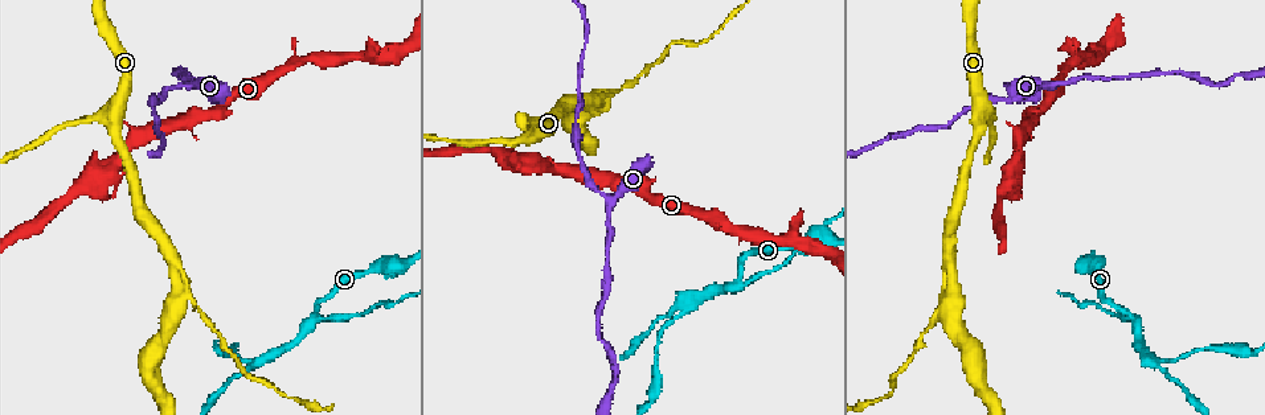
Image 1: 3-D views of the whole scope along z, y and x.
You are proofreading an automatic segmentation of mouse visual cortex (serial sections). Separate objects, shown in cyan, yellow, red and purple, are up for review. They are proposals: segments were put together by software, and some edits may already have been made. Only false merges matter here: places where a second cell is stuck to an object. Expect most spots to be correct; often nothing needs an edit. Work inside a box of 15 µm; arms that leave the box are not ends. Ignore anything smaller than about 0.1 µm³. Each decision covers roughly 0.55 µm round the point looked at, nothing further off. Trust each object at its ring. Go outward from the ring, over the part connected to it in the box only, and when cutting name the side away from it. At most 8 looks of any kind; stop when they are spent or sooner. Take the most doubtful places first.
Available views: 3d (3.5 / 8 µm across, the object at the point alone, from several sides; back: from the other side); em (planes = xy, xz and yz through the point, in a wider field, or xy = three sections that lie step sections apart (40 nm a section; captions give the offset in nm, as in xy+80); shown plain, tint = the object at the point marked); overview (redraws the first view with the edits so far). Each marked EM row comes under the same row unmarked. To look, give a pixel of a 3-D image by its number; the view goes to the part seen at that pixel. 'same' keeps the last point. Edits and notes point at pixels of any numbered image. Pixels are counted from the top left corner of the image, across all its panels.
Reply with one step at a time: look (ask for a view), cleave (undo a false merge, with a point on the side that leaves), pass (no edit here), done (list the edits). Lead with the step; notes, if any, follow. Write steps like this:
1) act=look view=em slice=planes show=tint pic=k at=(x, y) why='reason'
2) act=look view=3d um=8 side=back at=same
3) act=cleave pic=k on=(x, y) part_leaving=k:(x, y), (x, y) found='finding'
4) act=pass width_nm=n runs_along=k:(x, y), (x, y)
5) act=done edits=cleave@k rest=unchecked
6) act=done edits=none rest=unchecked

act=look view=em slice=xy step=3 show=tint pic=1 at=(611, 199) why='a fork'

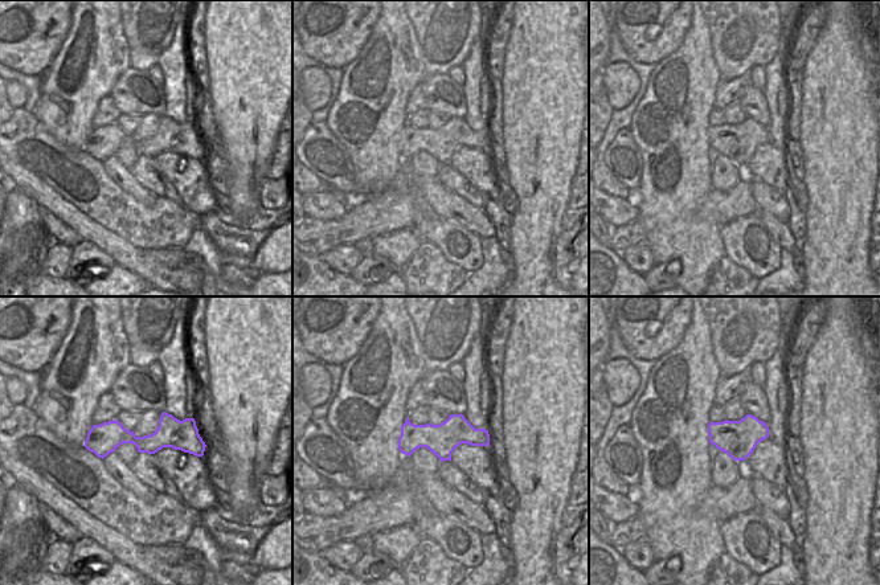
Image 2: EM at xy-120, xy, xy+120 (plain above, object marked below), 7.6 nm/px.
act=look view=3d um=3.5 at=same why='wider look'

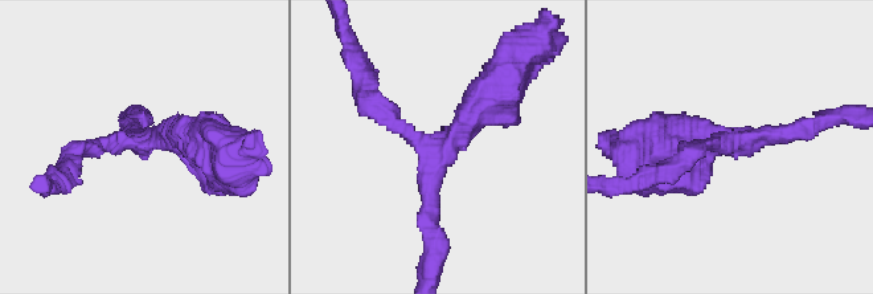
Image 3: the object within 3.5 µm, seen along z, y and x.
act=pass arm_widths_nm=200,200,350 runs_along=3:(500, 88), (439, 152), (430, 233) found='continuous, no second cell'

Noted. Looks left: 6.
act=look view=3d um=3.5 pic=1 at=(1130, 318) why='abrupt turn'

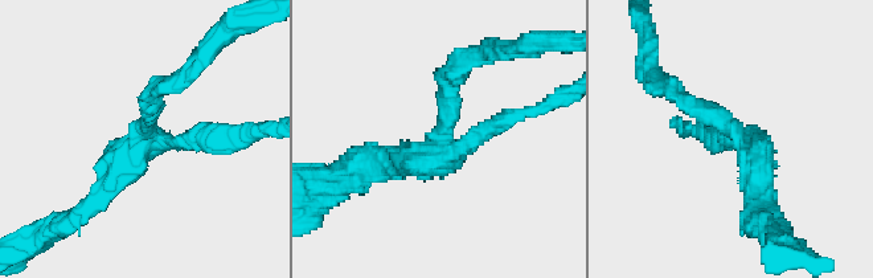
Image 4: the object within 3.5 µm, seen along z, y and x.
act=look view=em slice=xy step=2 show=tint pic=4 at=(439, 143) arms=3 arm_widths_nm=200,200,350 why='need the tissue'

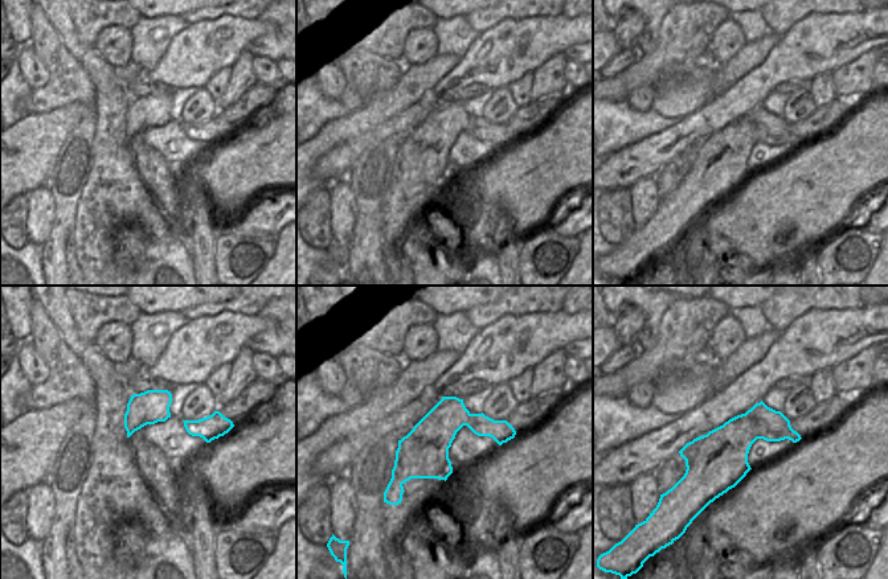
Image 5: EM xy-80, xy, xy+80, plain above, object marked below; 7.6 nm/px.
act=cleave pic=4 on=(499, 129) found='two cells meet here'

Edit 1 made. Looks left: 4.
act=look view=3d um=3.5 pic=1 at=(115, 125) why='a fork'

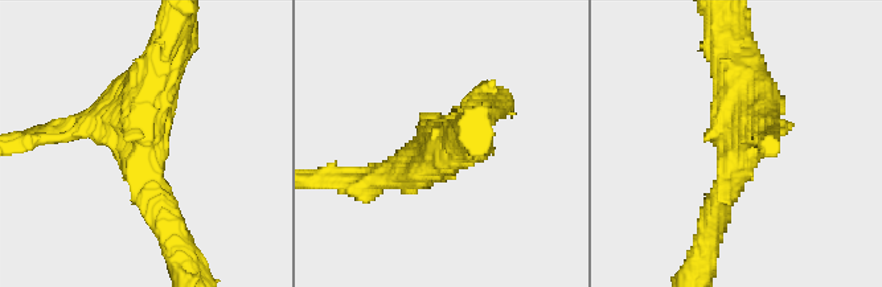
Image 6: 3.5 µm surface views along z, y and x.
act=look view=em slice=planes show=tint pic=6 at=(740, 141) arms=3 arm_widths_nm=300,350,500

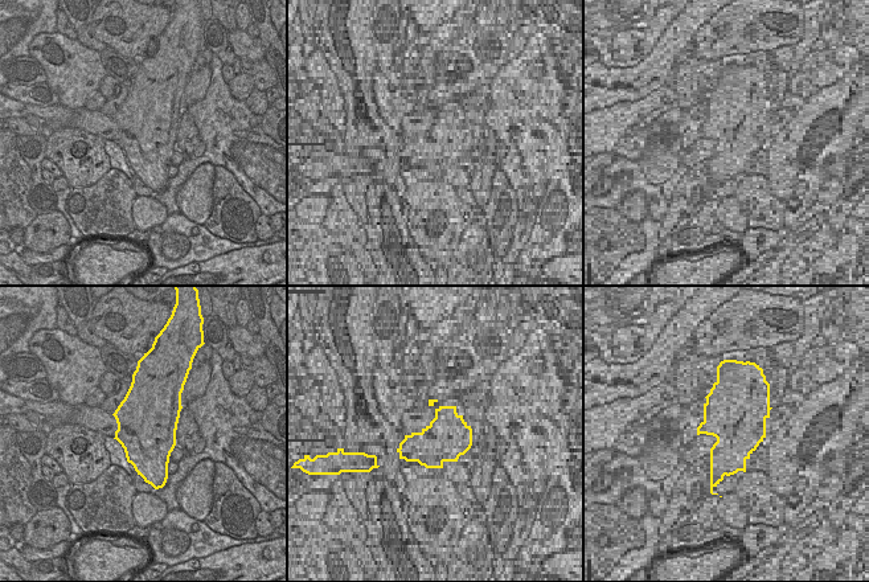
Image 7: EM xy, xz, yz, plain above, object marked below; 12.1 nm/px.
act=look view=em slice=xy step=2 show=tint at=same why='another direction'

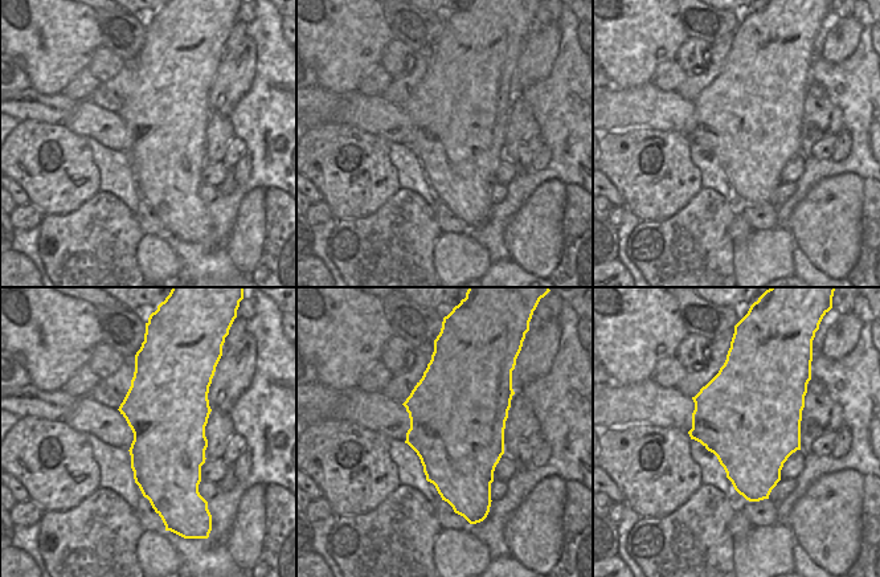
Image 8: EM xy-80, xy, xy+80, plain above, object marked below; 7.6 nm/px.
act=pass found='continuous, no second cell'

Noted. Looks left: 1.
act=done edits=cleave@4 rest=unchecked

